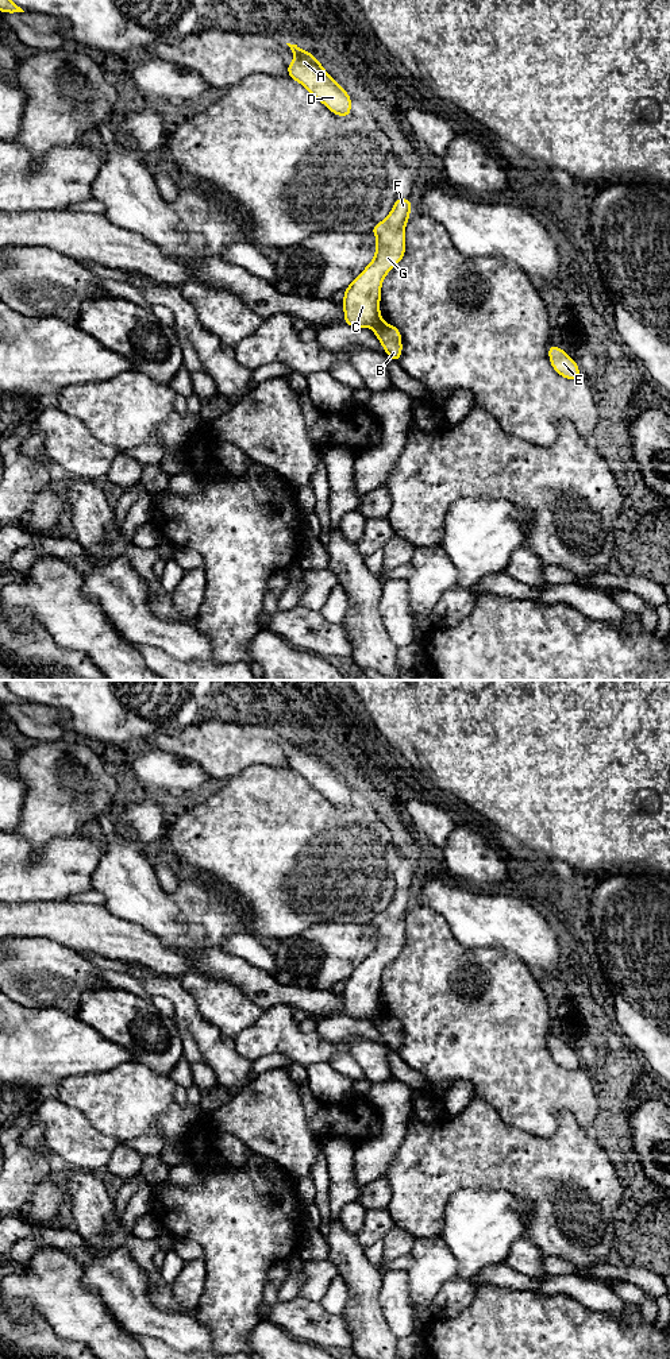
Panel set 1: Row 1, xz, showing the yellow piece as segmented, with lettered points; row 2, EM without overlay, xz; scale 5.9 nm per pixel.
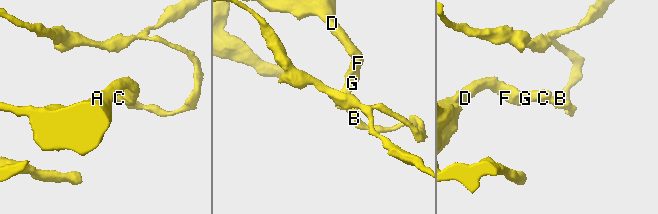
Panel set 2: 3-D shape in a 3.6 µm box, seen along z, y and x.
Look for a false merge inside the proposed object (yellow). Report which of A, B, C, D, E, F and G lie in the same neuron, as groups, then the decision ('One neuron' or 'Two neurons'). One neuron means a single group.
Groups: A C D F G / B E. Two neurons

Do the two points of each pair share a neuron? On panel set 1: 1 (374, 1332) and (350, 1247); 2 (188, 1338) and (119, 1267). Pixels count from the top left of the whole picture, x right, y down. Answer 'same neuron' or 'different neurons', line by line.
1: same neuron
2: same neuron

